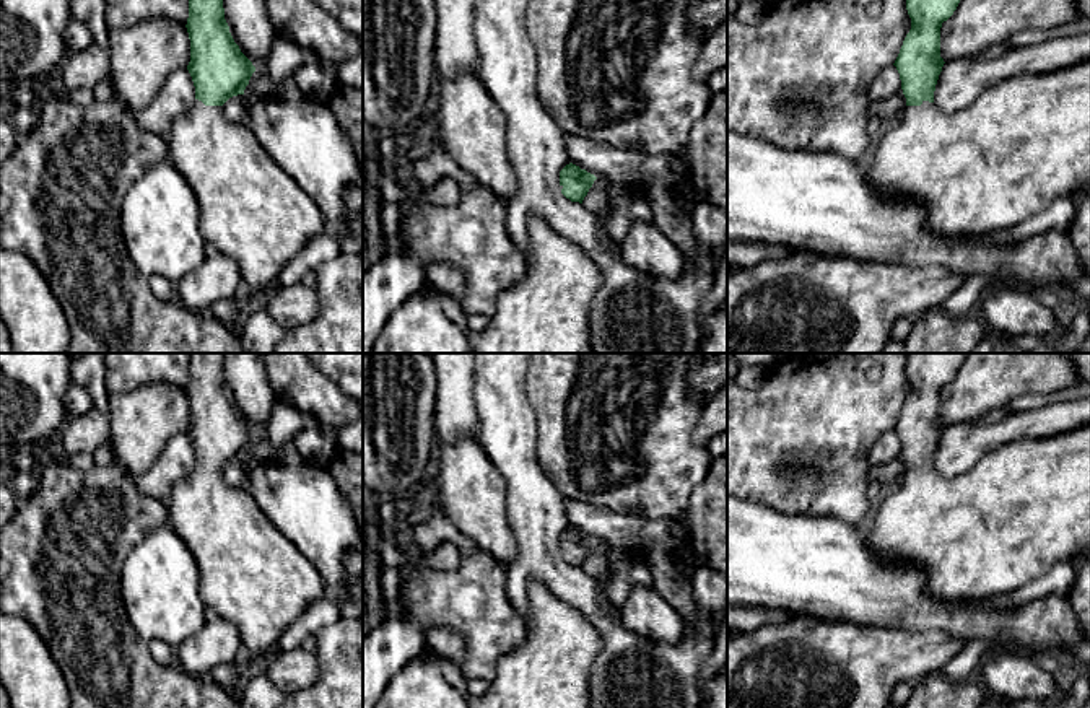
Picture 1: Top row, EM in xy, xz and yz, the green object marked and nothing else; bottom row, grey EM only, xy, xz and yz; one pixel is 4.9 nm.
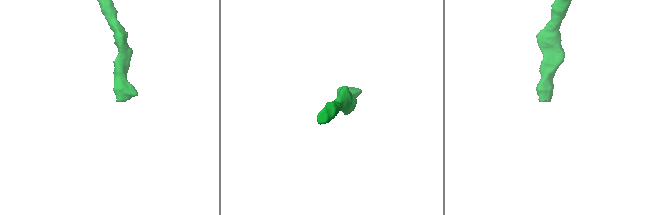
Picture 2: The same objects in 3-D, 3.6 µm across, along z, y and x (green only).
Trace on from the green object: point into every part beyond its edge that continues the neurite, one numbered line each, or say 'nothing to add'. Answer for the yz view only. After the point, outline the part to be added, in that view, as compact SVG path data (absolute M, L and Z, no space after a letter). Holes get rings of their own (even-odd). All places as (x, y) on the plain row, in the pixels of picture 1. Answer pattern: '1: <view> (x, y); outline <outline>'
1: yz (1025, 506); outline M1090 425L1046 439L1022 439L997 448L986 454L968 474L945 479L934 467L922 465L921 470L906 470L901 482L883 493L883 500L875 505L874 514L867 524L867 544L882 558L893 562L911 562L927 575L924 592L948 602L989 599L1009 594L1027 583L1048 573L1056 563L1069 562L1083 555L1090 548Z

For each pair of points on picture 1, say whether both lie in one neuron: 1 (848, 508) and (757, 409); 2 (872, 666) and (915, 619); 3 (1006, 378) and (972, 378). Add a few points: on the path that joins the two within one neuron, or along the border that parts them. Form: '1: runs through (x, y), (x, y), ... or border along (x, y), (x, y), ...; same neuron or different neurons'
1: runs through (832, 482), (820, 464), (783, 435); same neuron
2: border along (885, 627), (898, 630), (944, 630); different neurons
3: runs through (998, 378), (980, 378); same neuron

